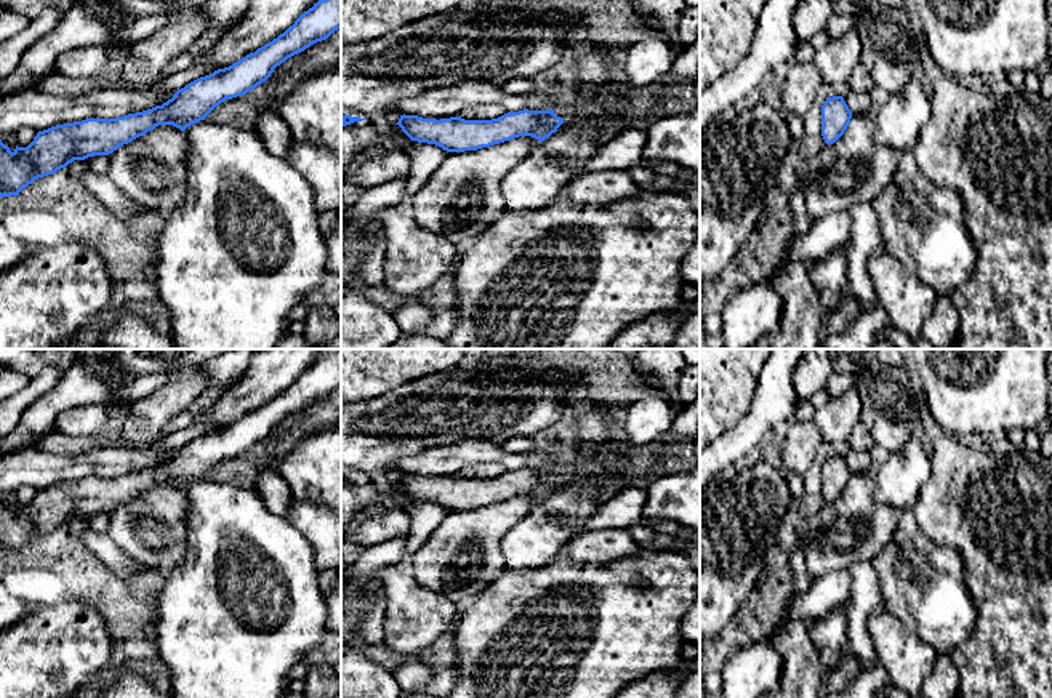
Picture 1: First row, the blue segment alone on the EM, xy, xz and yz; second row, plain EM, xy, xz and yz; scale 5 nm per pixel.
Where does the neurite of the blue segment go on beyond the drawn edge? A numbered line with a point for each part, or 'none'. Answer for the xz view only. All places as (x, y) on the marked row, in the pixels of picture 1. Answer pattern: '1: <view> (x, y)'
none

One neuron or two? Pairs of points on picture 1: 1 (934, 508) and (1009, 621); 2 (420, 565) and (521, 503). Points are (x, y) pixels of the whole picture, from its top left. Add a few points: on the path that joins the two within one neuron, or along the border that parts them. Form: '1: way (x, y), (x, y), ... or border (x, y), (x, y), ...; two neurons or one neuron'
1: way (963, 537), (1006, 581), (1006, 593); one neuron
2: way (445, 554), (465, 535), (476, 533), (495, 521); one neuron

